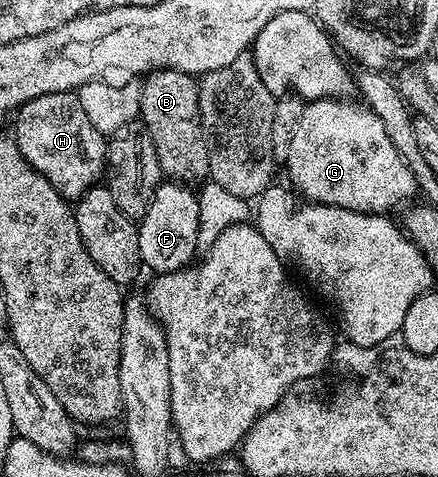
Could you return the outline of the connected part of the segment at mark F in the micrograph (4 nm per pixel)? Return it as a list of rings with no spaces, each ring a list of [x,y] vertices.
[[[181,182],[159,184],[148,210],[136,225],[139,236],[139,258],[147,269],[151,268],[151,273],[175,272],[187,267],[199,251],[200,206],[195,189]]]

